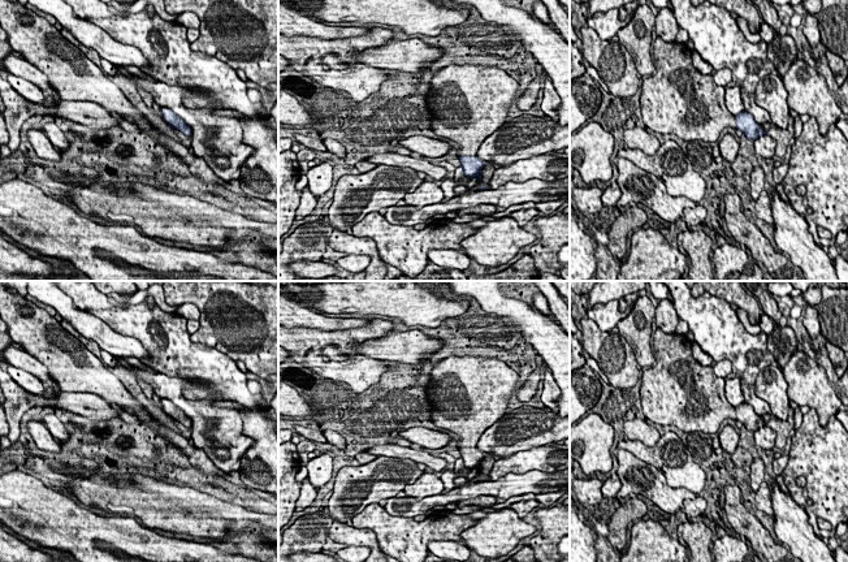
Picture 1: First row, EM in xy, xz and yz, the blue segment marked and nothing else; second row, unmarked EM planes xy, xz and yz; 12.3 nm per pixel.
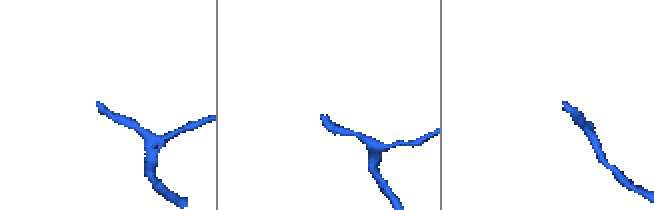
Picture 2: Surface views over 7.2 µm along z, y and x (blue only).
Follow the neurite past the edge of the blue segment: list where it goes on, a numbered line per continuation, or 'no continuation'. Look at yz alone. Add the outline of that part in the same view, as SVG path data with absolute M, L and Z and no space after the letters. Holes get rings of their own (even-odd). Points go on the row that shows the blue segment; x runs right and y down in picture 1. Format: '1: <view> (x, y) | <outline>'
1: yz (678, 99) | M654 42L656 74L643 81L640 108L644 124L659 134L675 134L684 142L715 143L726 127L736 129L735 116L724 105L726 87L718 86L711 74L701 74L692 62L692 49L685 43Z

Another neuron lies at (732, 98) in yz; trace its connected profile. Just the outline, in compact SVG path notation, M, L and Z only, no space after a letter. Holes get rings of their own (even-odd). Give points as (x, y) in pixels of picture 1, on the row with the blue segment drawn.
M739 86L726 87L724 105L734 116L739 114L740 112L744 112L744 104L741 100Z

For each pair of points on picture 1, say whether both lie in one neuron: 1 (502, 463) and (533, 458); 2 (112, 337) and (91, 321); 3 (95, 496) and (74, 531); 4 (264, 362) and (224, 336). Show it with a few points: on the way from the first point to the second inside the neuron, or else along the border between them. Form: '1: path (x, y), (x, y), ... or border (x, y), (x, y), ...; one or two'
1: path (510, 463), (526, 461); one
2: path (107, 337), (96, 327); one
3: border (81, 505), (85, 508); two
4: path (254, 351), (238, 336), (234, 336); one

